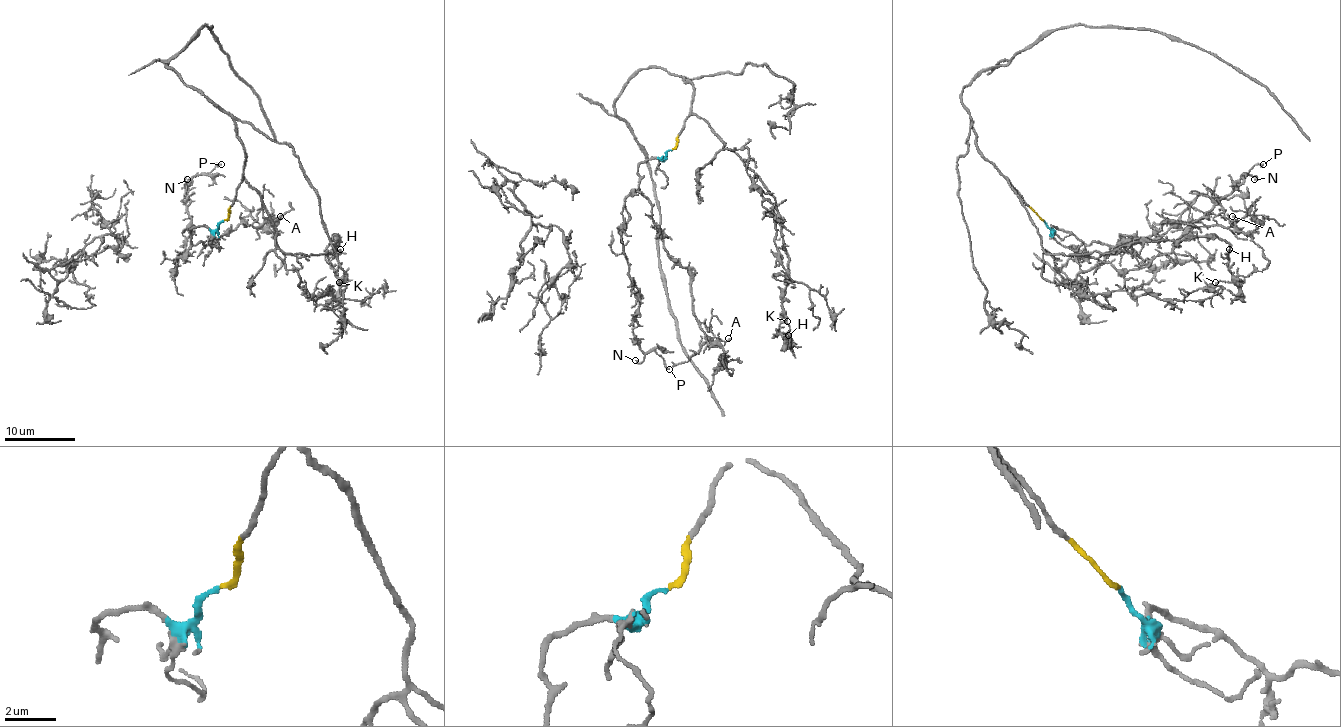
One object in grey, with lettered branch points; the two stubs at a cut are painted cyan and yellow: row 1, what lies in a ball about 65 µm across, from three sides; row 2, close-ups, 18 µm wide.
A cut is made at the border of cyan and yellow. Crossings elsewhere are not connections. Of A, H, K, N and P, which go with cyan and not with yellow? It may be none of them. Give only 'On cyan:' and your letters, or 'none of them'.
On cyan: A, N, P

